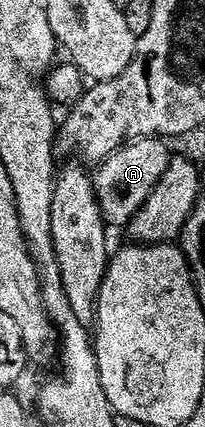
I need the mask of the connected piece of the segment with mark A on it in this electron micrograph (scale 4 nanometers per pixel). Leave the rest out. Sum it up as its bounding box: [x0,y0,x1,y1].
[93,137,173,228]

